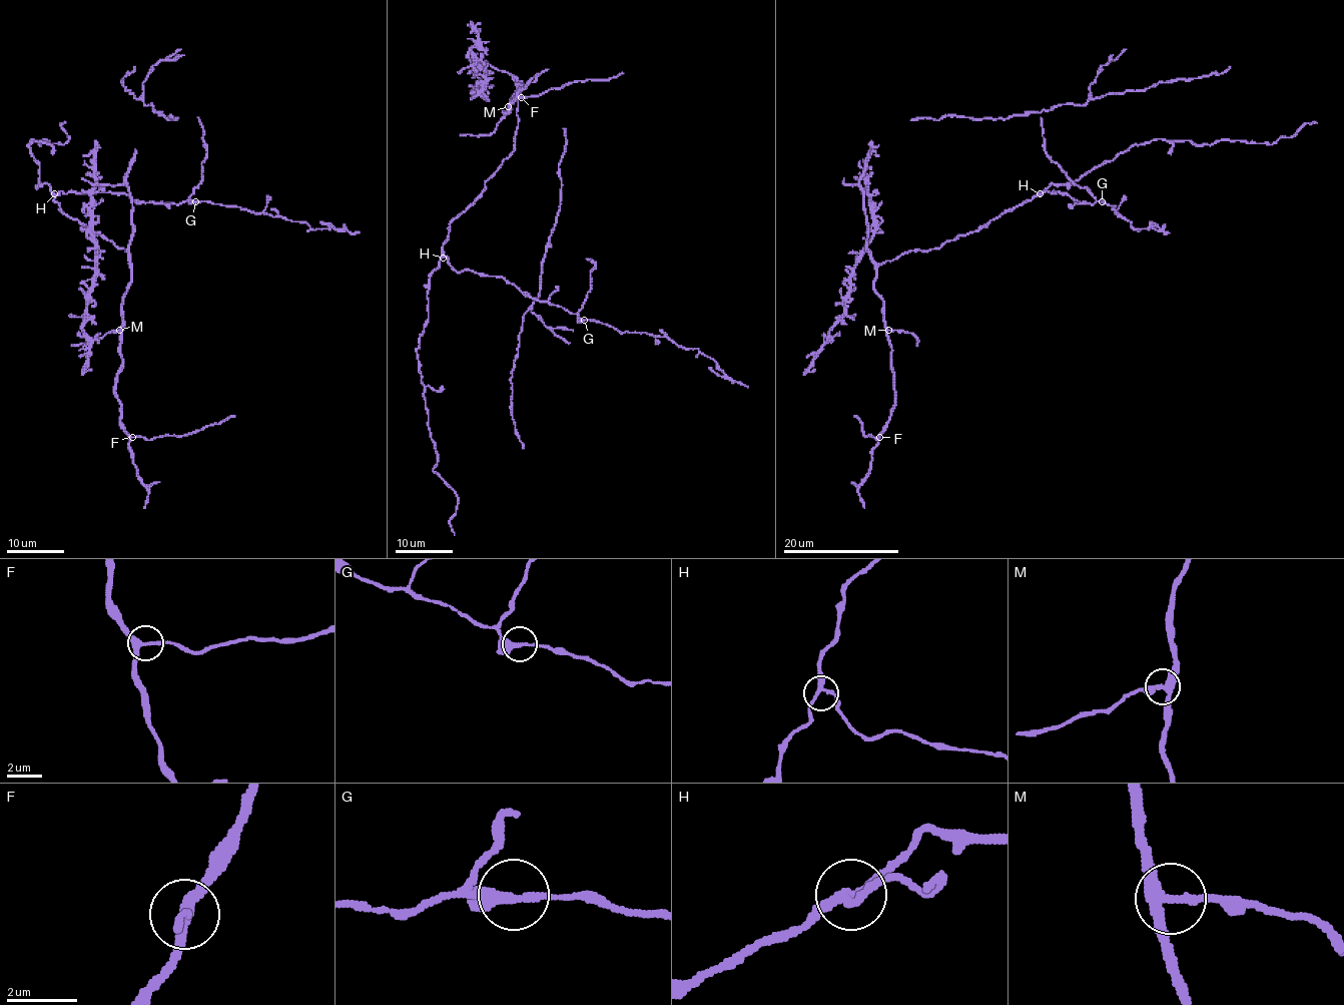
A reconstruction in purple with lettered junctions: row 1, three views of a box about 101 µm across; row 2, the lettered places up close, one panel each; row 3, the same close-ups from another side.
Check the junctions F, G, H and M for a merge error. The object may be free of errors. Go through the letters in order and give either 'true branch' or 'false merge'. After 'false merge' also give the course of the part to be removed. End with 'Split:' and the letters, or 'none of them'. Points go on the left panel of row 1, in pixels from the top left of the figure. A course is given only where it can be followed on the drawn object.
F: true branch
G: true branch
H: true branch
M: true branch
Split: none of them

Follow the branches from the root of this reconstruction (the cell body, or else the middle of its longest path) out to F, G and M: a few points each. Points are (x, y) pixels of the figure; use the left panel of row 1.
F: (54, 199), (64, 214), (129, 252), (122, 371), (115, 397), (122, 427), (132, 437)
G: (54, 199), (63, 190), (65, 193), (125, 192), (143, 202), (195, 201)
M: (54, 199), (64, 214), (129, 252), (130, 281), (122, 301), (122, 327), (119, 330)

